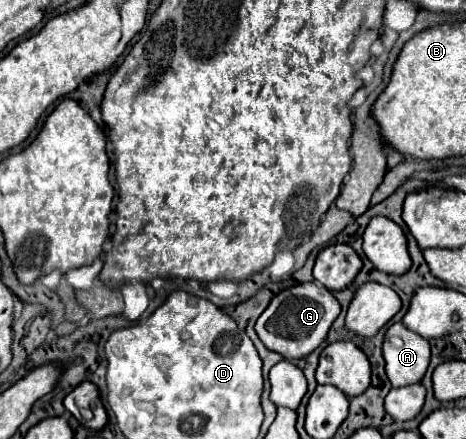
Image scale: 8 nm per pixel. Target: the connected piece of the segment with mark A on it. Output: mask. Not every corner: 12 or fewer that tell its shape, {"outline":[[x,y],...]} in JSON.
{"outline":[[402,323],[384,339],[392,387],[420,383],[430,345]]}

